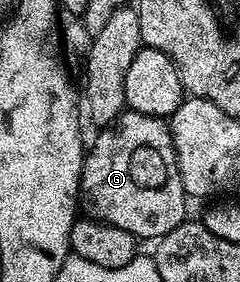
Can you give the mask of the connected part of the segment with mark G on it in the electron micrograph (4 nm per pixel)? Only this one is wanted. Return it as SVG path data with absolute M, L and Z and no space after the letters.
M133 109L119 115L119 121L98 131L95 143L90 143L83 156L83 175L79 181L81 206L96 222L108 222L117 228L125 228L136 239L164 238L173 228L180 226L188 217L189 196L183 187L177 164L177 152L167 118L154 118L138 114Z

